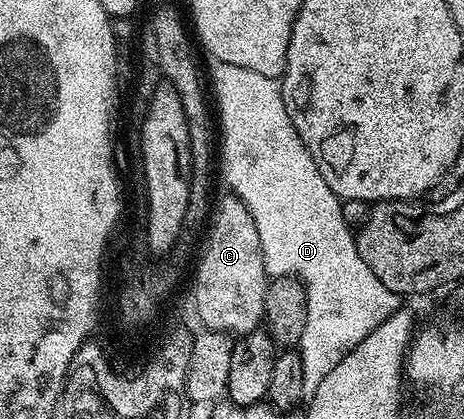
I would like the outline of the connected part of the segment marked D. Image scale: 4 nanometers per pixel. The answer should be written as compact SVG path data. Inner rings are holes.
M215 62L210 65L211 68L211 82L209 78L209 84L212 88L215 87L215 100L219 103L219 114L217 110L217 124L218 127L221 129L223 127L223 176L227 179L227 184L232 193L238 196L241 202L245 204L248 208L249 214L253 216L253 222L256 223L257 226L257 233L258 237L261 240L261 250L264 254L264 268L267 271L268 277L271 278L278 278L281 276L293 276L296 280L299 281L300 284L303 285L303 289L307 292L307 325L305 326L305 330L301 334L301 338L299 339L299 343L297 345L297 351L301 358L301 370L305 370L305 386L303 387L303 394L304 397L310 398L314 391L317 390L317 386L320 385L321 380L325 378L329 370L332 370L333 366L337 364L341 360L341 358L345 358L347 354L359 342L364 341L369 334L372 334L373 330L377 328L377 326L381 325L381 323L385 322L390 315L394 314L401 307L401 297L399 297L393 290L389 290L389 286L384 286L381 283L381 278L377 278L377 274L373 274L373 270L369 270L369 266L365 266L365 258L361 258L361 254L359 253L359 247L355 245L355 237L353 235L353 228L352 225L349 225L345 222L345 218L343 217L343 205L338 196L335 195L333 190L329 190L329 182L325 182L325 178L321 174L321 170L317 166L317 162L313 162L313 154L309 154L309 150L305 146L305 142L301 142L301 138L297 134L297 130L293 126L293 122L289 118L289 114L287 113L287 107L285 106L285 102L283 101L283 86L282 83L274 76L266 76L265 74L257 74L257 70L245 70L245 66L233 66L229 62Z

